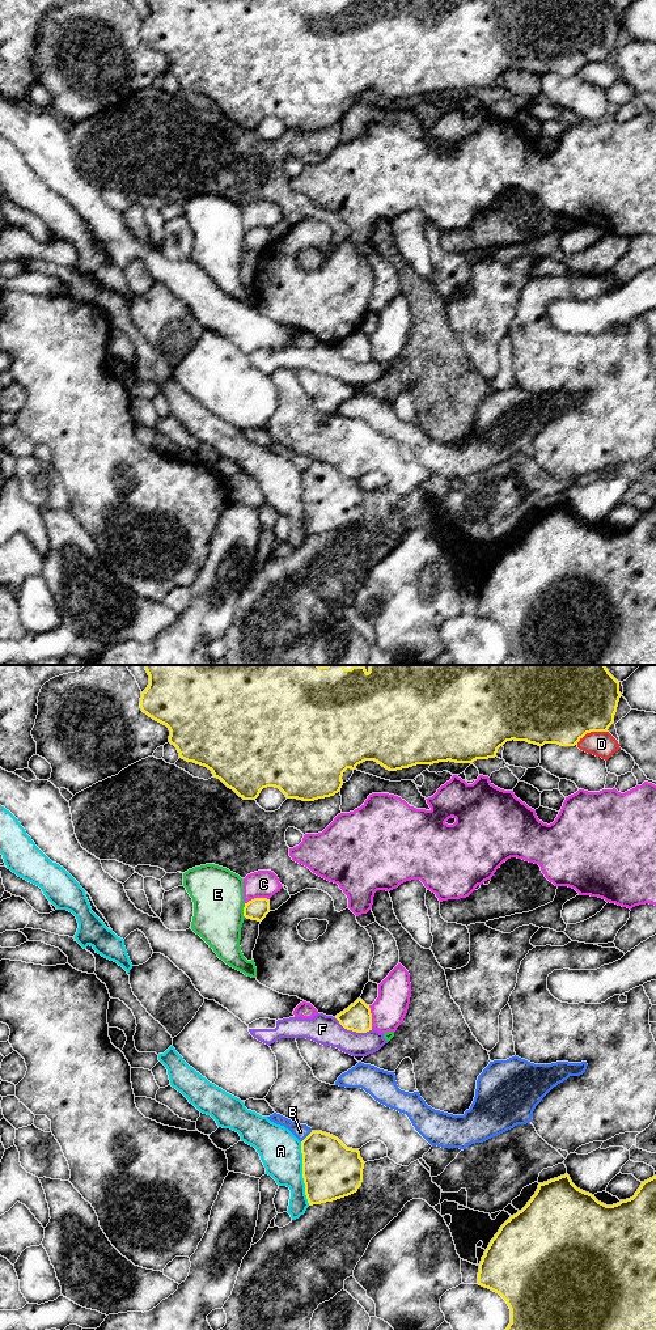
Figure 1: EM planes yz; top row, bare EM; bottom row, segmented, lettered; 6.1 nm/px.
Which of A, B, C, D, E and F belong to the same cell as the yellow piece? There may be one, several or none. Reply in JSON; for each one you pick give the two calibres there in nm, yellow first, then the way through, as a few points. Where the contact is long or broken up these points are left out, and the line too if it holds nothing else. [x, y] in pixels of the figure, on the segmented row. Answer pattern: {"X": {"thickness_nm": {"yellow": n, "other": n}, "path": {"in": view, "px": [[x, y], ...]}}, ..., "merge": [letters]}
{"merge": []}

